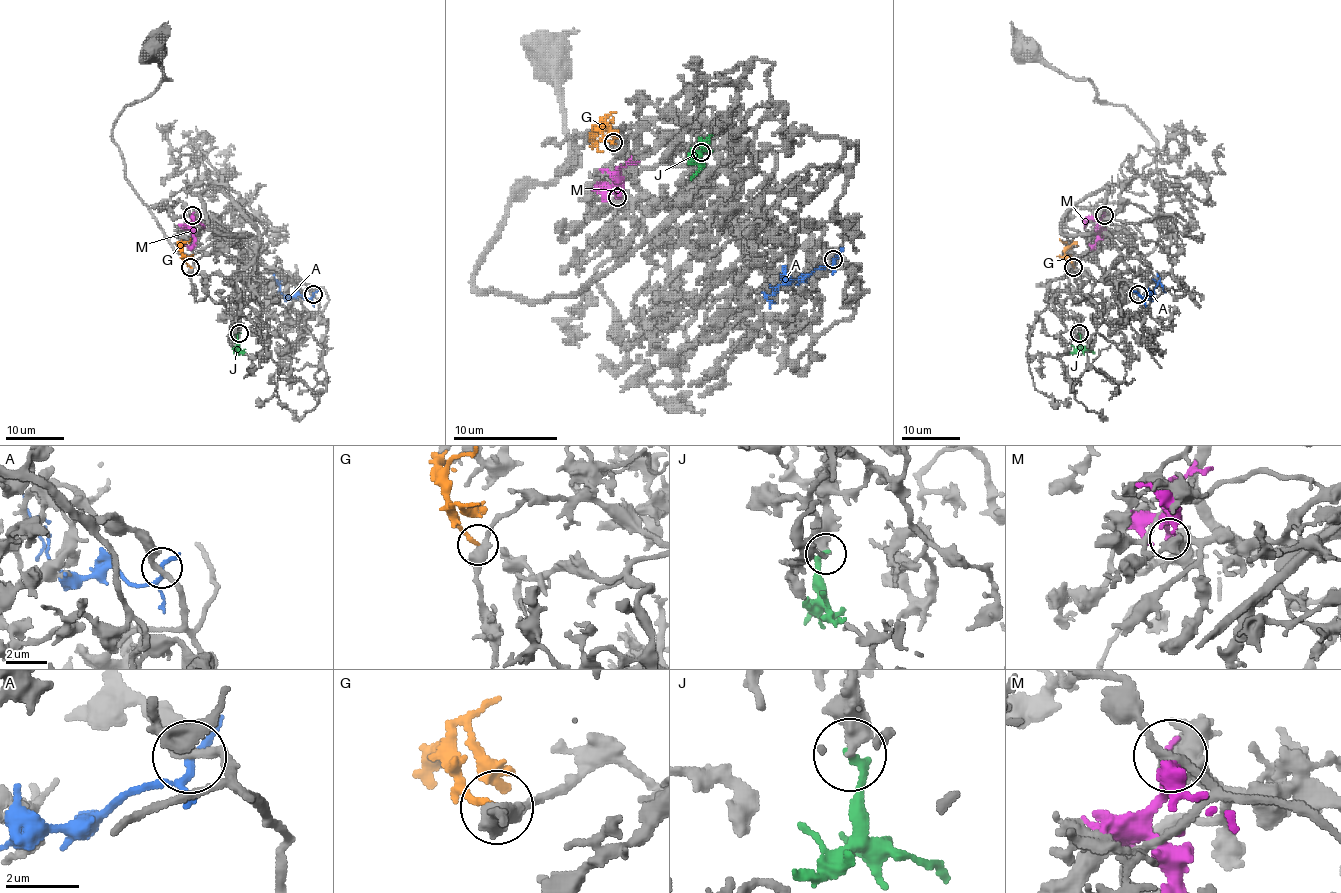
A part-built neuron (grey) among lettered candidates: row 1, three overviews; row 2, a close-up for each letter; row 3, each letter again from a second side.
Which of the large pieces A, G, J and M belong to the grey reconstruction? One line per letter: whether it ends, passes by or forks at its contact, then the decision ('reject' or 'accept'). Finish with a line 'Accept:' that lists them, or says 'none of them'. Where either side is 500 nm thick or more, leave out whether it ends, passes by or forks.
A: it forks | reject
G: it ends | accept
J: reject
M: it ends | reject
Accept: G

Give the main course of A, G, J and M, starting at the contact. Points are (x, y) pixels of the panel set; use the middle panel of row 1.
A: (832, 258), (822, 269), (806, 276), (785, 279), (770, 295), (770, 308)
G: (613, 143), (600, 130), (613, 117)
J: (702, 151), (699, 169), (691, 180)
M: (618, 198), (613, 185), (618, 182), (610, 172), (600, 169)

